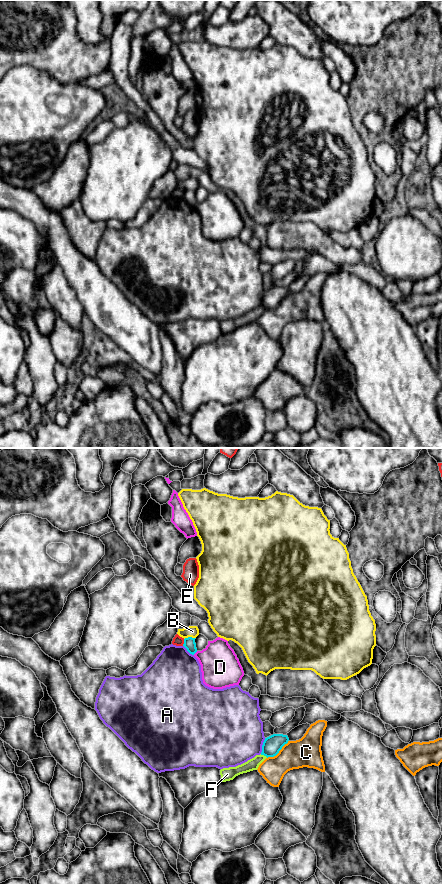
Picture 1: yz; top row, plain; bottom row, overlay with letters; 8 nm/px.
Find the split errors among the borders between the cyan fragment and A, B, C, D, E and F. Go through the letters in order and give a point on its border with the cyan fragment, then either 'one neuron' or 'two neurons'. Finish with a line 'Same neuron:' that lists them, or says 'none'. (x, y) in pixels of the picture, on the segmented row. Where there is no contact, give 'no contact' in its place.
A: yz (262, 746) | two neurons
B: yz (189, 637) | two neurons
C: yz (278, 752) | two neurons
D: yz (195, 652) | two neurons
E: yz (184, 642) | two neurons
F: yz (264, 755) | two neurons
Same neuron: none

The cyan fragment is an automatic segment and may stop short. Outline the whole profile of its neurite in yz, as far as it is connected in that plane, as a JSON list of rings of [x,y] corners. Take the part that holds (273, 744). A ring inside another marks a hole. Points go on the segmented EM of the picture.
[[[273,734],[265,738],[261,755],[266,756],[267,758],[276,756],[288,741],[288,736],[283,734]]]

